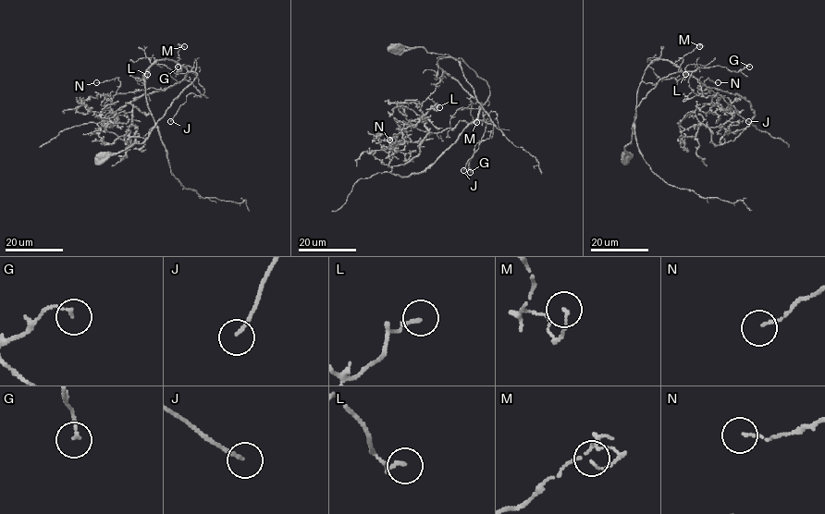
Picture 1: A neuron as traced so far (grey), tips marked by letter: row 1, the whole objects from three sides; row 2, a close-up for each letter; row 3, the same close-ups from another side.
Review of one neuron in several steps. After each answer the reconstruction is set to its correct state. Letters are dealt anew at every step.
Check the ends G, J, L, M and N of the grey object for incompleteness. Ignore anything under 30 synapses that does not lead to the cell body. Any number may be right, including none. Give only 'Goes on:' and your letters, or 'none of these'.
Goes on: none of these

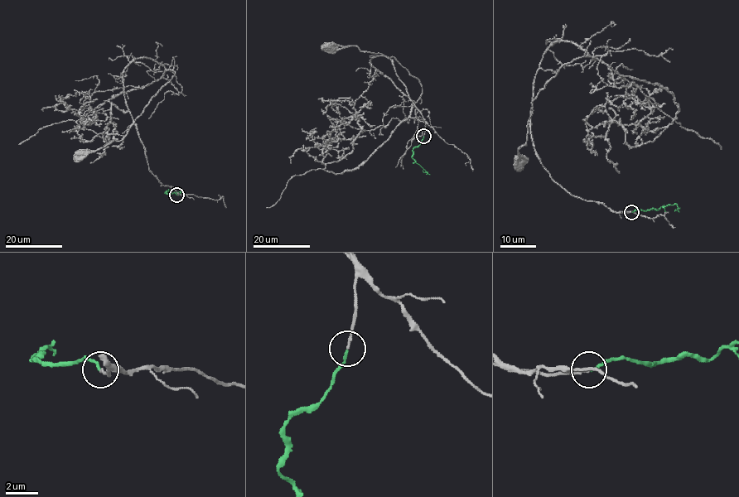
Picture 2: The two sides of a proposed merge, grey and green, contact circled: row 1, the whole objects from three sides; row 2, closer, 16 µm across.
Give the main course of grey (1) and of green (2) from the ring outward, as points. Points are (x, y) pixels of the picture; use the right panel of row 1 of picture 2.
1: (631, 212), (612, 211), (561, 187), (541, 163), (528, 122), (519, 162)
2: (632, 212), (674, 204), (678, 208), (674, 211)

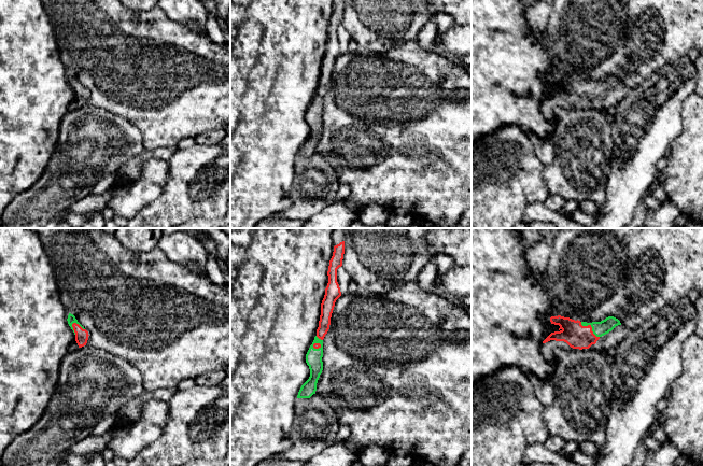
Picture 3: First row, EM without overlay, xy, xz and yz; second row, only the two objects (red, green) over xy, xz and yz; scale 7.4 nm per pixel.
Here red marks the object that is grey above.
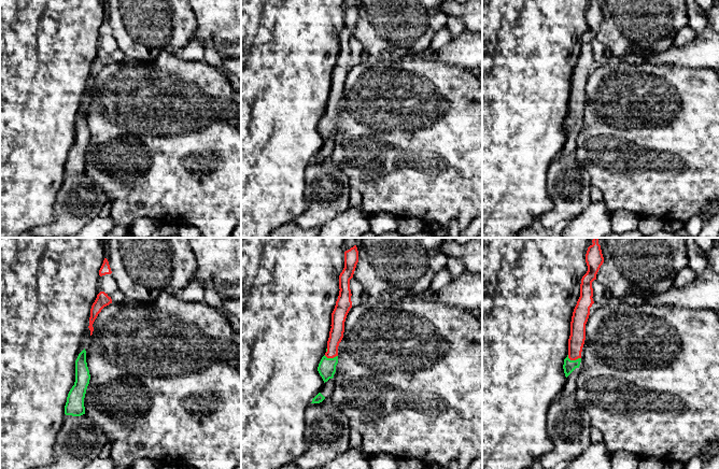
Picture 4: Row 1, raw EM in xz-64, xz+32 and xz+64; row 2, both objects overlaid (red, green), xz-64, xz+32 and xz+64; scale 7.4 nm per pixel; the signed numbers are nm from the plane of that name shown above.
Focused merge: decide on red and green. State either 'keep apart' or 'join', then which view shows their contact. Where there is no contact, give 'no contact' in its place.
join; meets red in yz

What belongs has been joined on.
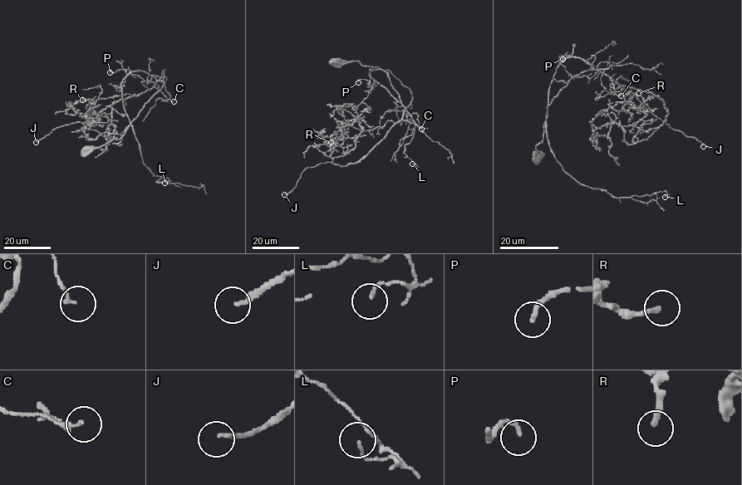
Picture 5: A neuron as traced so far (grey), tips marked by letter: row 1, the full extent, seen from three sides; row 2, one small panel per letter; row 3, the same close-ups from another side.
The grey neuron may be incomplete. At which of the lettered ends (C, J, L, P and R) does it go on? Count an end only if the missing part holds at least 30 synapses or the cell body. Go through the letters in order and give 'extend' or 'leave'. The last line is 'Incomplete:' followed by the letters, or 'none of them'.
C: leave
J: extend
L: leave
P: leave
R: leave
Incomplete: J

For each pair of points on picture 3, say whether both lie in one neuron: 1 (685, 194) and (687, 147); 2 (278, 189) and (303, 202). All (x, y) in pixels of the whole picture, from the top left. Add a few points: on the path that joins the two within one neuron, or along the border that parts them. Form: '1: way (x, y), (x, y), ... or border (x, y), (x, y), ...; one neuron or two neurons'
1: way (687, 182), (687, 159); one neuron
2: border (295, 171), (291, 188), (291, 203), (279, 214); two neurons

